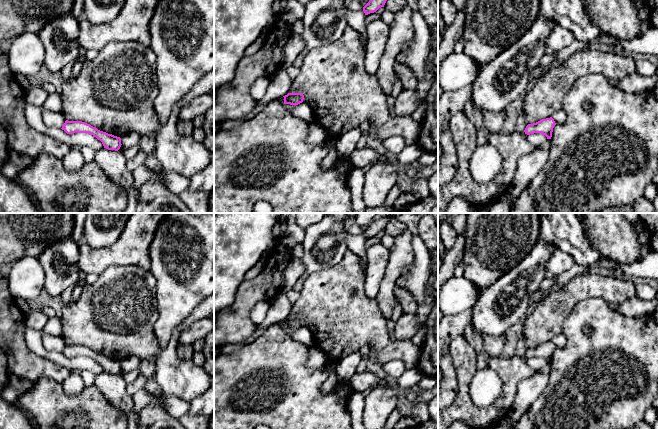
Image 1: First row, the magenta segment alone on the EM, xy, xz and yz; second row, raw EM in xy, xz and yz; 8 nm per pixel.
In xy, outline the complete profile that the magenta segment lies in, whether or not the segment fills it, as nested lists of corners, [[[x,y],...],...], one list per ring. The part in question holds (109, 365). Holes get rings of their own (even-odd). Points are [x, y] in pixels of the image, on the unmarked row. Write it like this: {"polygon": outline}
{"polygon": [[[66,344],[64,349],[61,352],[67,358],[78,357],[88,357],[100,364],[104,372],[108,374],[118,375],[121,371],[121,362],[108,358],[106,356],[100,355],[97,352],[91,350],[82,345],[68,345]]]}

